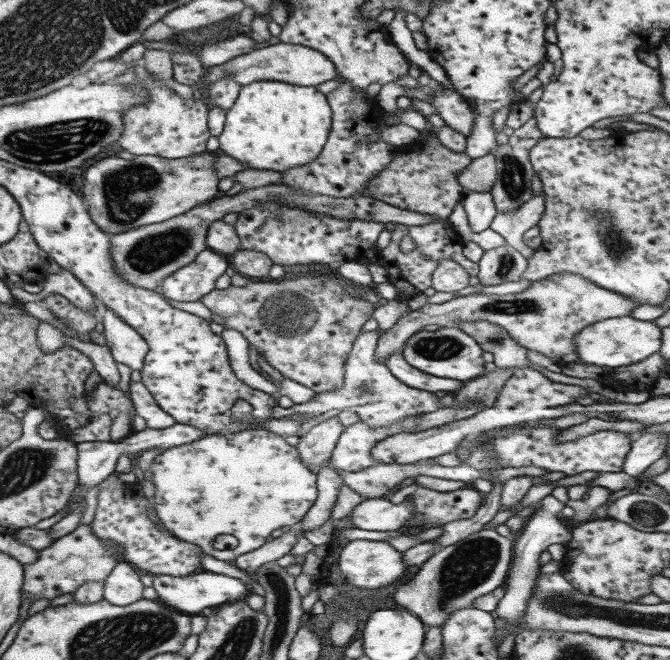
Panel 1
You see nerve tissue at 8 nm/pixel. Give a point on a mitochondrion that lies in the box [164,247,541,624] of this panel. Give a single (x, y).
(470, 564)

